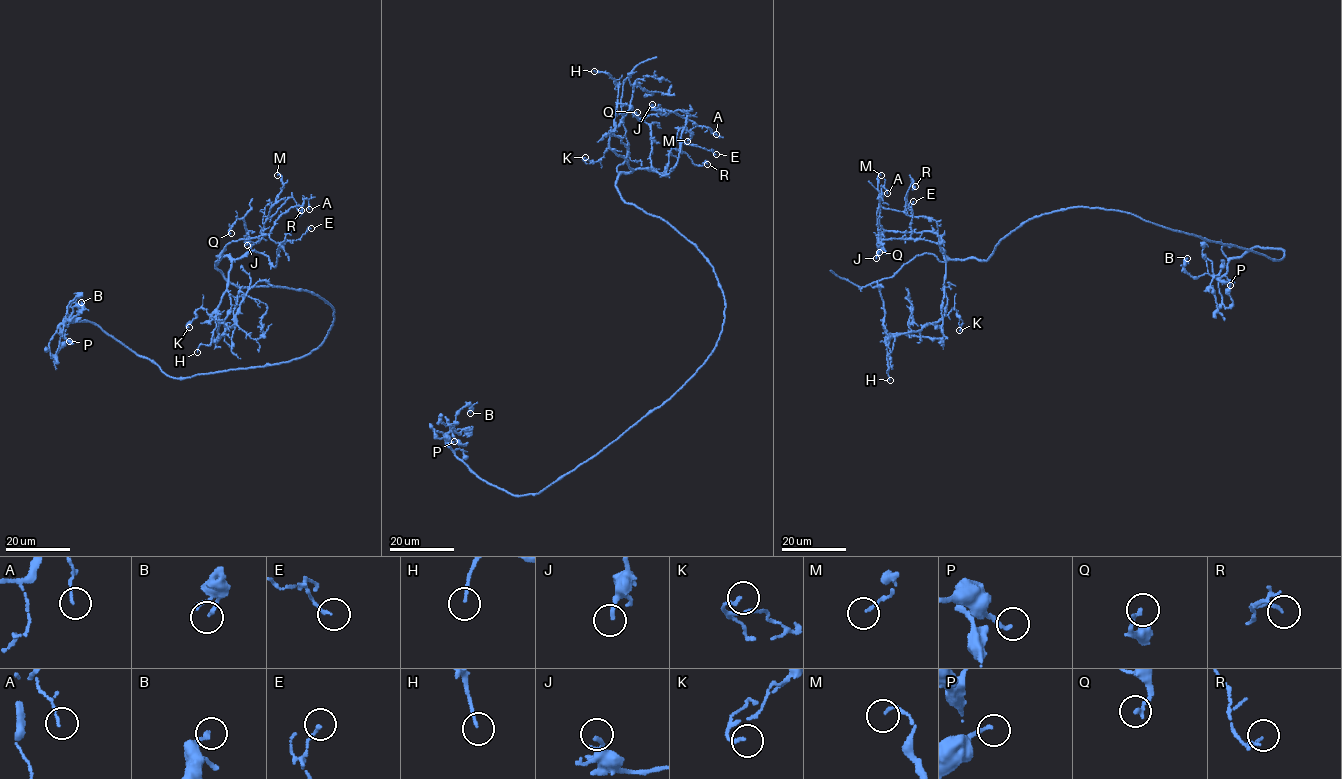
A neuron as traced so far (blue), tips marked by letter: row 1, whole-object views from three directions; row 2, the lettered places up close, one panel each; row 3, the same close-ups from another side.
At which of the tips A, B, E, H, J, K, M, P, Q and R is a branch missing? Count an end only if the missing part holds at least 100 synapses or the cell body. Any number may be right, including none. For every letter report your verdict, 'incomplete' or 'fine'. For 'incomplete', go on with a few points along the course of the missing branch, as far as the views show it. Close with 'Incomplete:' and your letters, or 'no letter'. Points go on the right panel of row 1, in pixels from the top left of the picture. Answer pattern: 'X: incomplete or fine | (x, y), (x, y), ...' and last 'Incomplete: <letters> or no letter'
A: fine
B: fine
E: fine
H: fine
J: fine
K: fine
M: fine
P: fine
Q: fine
R: fine
Incomplete: no letter

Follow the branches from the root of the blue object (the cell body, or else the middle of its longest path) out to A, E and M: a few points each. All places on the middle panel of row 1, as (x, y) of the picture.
A: (721, 331), (725, 299), (709, 260), (615, 185), (636, 169), (668, 173), (687, 116), (675, 111), (716, 134)
E: (721, 331), (725, 299), (709, 260), (615, 185), (636, 169), (668, 173), (682, 141), (716, 154)
M: (721, 331), (725, 299), (709, 260), (615, 185), (636, 169), (666, 172), (678, 129), (692, 133), (687, 141)

